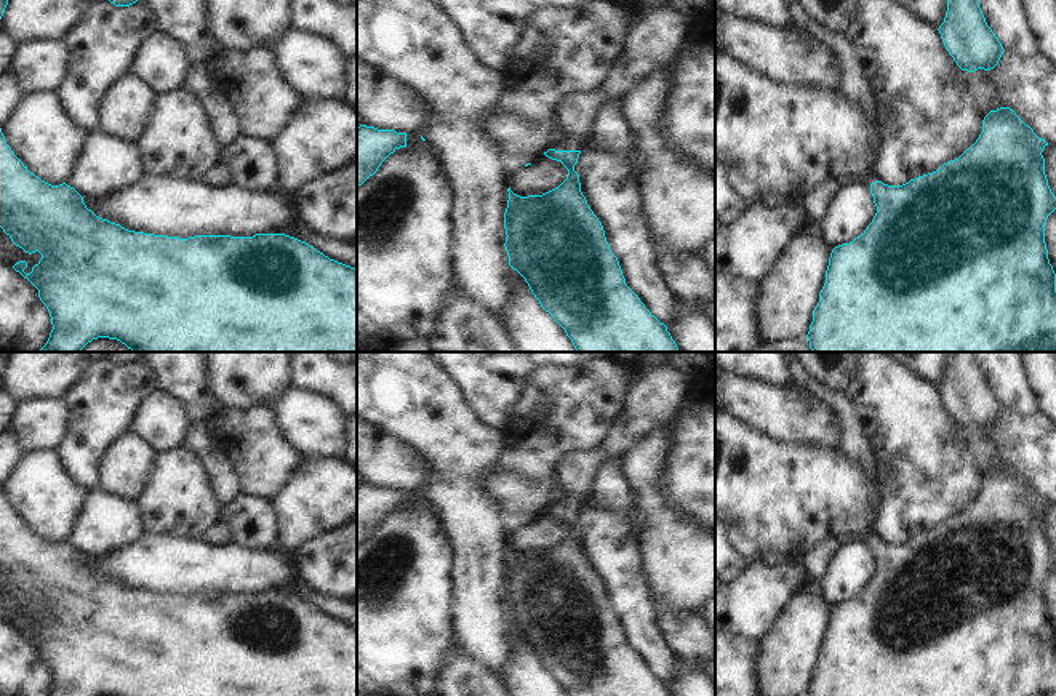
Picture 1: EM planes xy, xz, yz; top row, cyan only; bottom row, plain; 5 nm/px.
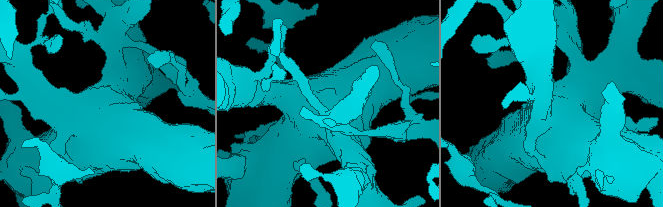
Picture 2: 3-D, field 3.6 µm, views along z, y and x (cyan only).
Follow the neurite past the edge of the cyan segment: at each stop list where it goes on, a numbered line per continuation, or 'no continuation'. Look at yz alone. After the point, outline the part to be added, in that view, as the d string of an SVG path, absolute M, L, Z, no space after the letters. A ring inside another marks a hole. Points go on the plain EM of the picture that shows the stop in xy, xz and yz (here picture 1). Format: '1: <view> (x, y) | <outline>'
1: yz (816, 562) | M870 528L859 534L829 538L826 542L816 544L803 558L803 566L810 576L810 586L819 587L819 582L824 578L832 558L845 542L859 541L870 549L870 542L875 539L878 539L877 533Z

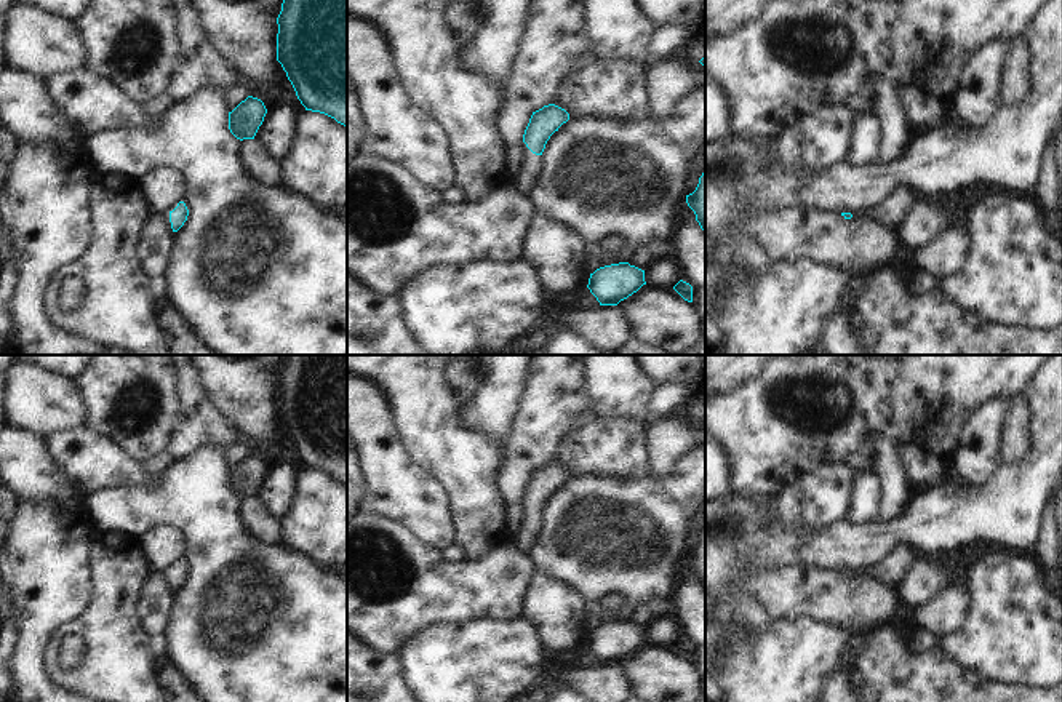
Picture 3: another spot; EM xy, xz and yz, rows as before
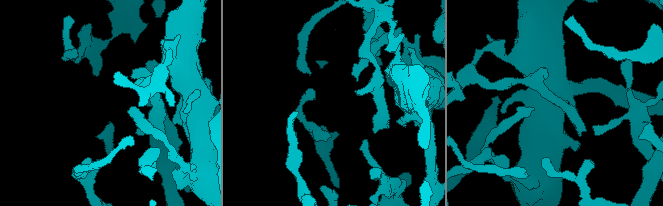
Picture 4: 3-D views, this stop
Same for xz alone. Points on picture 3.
1: xz (531, 523) | M525 507L521 525L513 537L509 540L523 553L528 553L529 547L536 542L542 528L542 515Z

